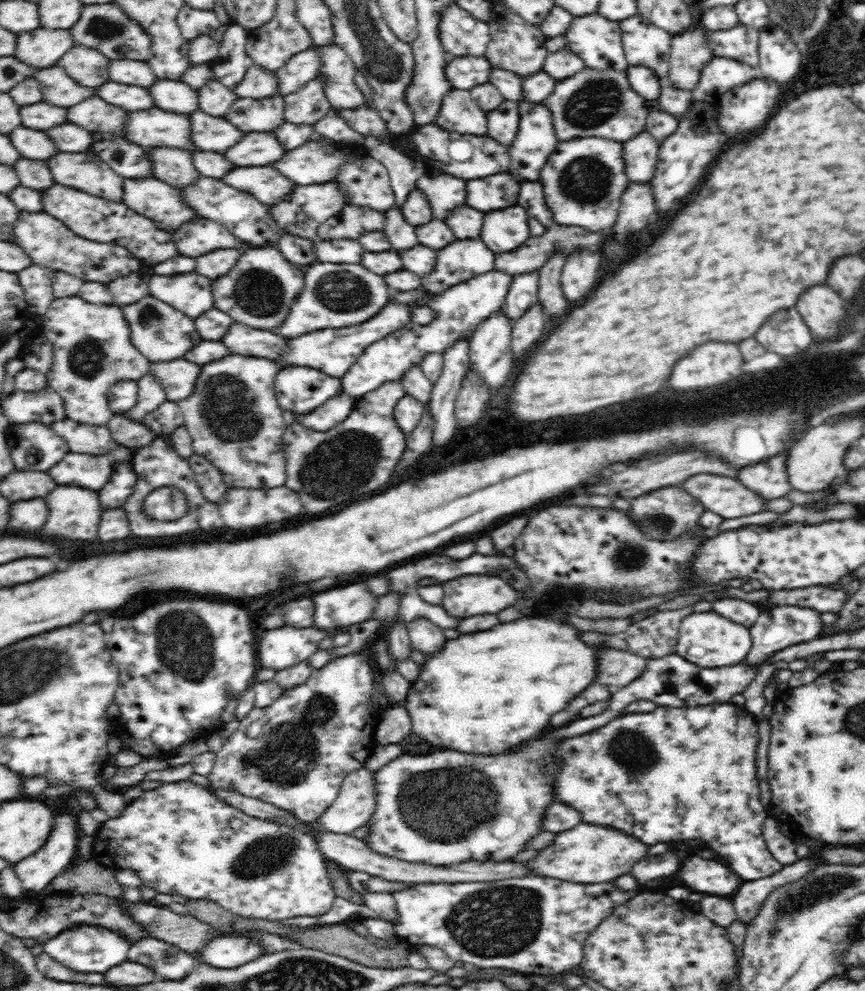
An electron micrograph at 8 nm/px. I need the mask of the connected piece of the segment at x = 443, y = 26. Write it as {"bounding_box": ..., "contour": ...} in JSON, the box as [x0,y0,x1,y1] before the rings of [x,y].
{"bounding_box":[439,1,490,57],"contour":[[[455,1],[441,10],[439,37],[448,57],[484,57],[490,42],[489,26],[460,8]]]}

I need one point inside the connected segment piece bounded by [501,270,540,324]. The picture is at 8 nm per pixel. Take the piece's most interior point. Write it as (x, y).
(523, 293)

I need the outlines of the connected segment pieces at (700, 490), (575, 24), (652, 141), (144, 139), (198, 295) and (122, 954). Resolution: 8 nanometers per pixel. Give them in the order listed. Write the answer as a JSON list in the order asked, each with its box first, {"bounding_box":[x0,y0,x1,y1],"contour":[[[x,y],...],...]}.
[{"bounding_box":[684,474,767,518],"contour":[[[718,474],[692,476],[684,482],[684,488],[704,505],[705,510],[724,518],[758,514],[767,502],[738,479]]]},{"bounding_box":[565,12,629,70],"contour":[[[597,12],[578,16],[572,19],[568,30],[565,32],[567,48],[579,56],[588,68],[598,70],[627,70],[629,67],[622,41],[620,40],[621,28],[619,22],[614,22],[600,16]]]},{"bounding_box":[623,131,660,184],"contour":[[[648,131],[623,142],[623,163],[629,182],[648,184],[655,176],[660,143]]]},{"bounding_box":[121,107,197,152],"contour":[[[158,107],[150,110],[139,110],[128,112],[126,118],[126,128],[121,134],[128,142],[146,147],[174,147],[177,149],[196,152],[197,148],[191,141],[191,122],[188,114],[180,114],[174,111],[164,111]]]},{"bounding_box":[150,272,213,318],"contour":[[[196,272],[176,276],[154,276],[150,278],[150,294],[162,302],[174,306],[190,318],[213,307],[213,279],[204,278]]]},{"bounding_box":[43,924,130,972],"contour":[[[82,924],[64,930],[62,934],[57,934],[54,938],[43,943],[44,952],[48,952],[54,960],[62,962],[64,966],[76,970],[76,972],[106,972],[110,966],[118,966],[120,962],[128,960],[128,950],[130,950],[130,940],[118,936],[116,932],[104,928],[104,926],[91,926]]]}]

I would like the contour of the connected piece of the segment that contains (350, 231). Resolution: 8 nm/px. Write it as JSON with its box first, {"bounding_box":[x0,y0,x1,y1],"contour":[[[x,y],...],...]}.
{"bounding_box":[317,206,385,240],"contour":[[[344,206],[340,212],[330,216],[317,230],[318,238],[334,240],[352,238],[372,230],[384,230],[385,212],[370,210],[363,206]]]}

